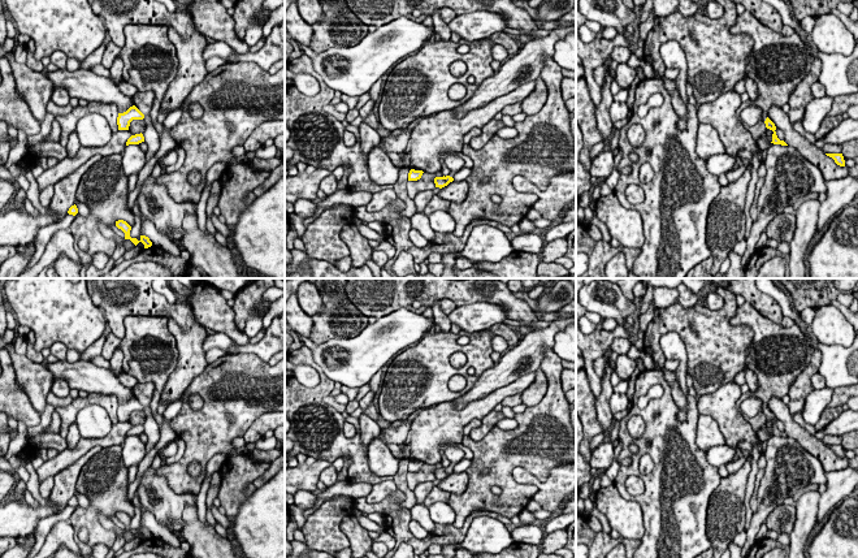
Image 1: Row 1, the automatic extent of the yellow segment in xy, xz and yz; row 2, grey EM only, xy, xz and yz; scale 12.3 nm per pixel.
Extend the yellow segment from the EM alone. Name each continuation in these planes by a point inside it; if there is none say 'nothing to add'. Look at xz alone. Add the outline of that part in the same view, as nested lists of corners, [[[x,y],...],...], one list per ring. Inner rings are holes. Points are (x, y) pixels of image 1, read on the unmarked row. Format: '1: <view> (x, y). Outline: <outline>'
1: xz (454, 454). Outline: [[[450,445],[445,446],[445,454],[447,459],[450,460],[450,468],[454,470],[454,467],[464,459],[464,451],[460,450],[459,447],[454,447]]]

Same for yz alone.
1: yz (752, 406). Outline: [[[757,397],[745,399],[740,407],[742,414],[748,415],[749,418],[754,418],[759,411],[766,412],[767,410],[762,401]]]

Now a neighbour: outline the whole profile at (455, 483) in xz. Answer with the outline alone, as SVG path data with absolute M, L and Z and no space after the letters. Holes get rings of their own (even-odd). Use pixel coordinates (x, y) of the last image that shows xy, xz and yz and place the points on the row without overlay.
M467 472L450 473L447 477L437 485L441 490L448 492L451 494L463 494L468 486Z

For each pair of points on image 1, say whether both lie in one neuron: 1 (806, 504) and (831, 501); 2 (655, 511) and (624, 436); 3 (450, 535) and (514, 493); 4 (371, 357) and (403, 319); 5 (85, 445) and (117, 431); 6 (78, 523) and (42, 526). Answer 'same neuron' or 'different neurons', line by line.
1: different neurons
2: same neuron
3: different neurons
4: same neuron
5: same neuron
6: different neurons

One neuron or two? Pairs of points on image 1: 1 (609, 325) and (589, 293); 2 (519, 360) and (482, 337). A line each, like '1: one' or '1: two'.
1: two
2: two

